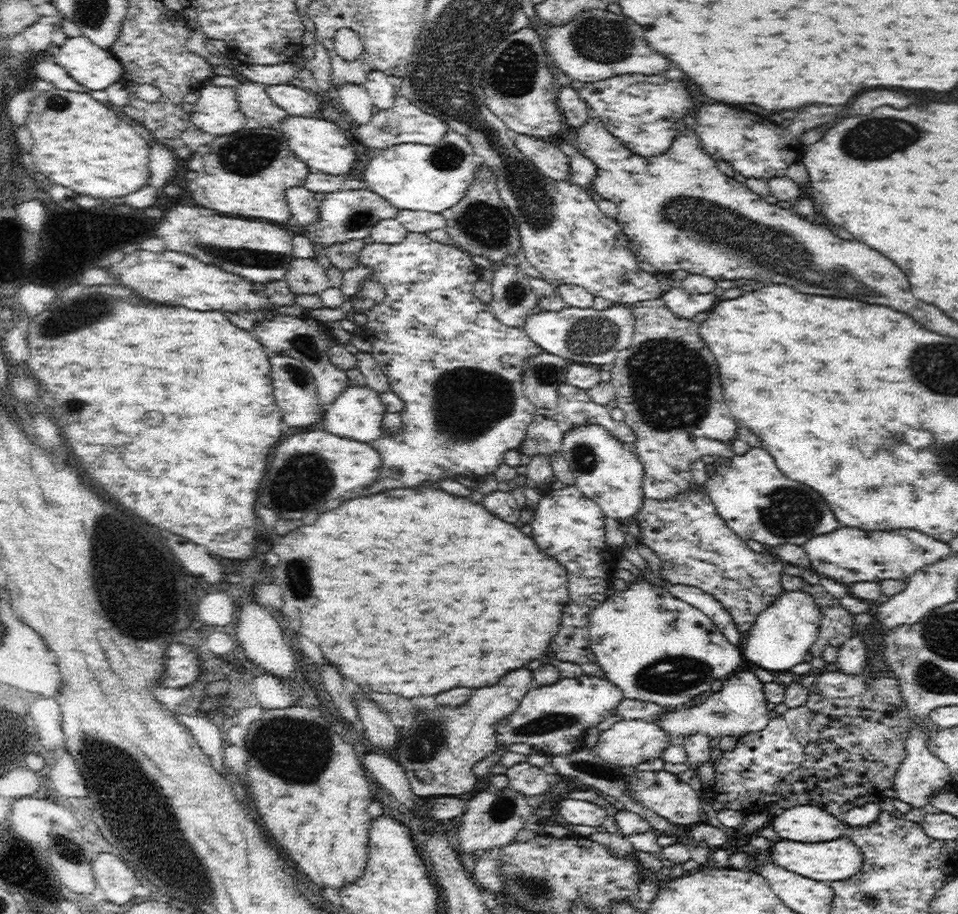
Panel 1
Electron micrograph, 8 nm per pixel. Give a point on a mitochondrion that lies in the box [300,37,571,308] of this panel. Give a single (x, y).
(487, 224)

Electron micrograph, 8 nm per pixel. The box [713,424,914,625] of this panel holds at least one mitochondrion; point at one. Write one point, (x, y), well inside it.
(788, 512)

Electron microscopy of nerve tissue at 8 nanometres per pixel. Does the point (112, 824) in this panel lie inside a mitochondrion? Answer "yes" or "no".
no

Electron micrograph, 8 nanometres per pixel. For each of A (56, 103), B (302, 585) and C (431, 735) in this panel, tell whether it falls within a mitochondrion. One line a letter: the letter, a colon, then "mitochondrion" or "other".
A: mitochondrion
B: mitochondrion
C: mitochondrion

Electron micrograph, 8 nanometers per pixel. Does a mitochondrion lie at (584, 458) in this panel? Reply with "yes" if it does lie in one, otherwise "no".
yes

